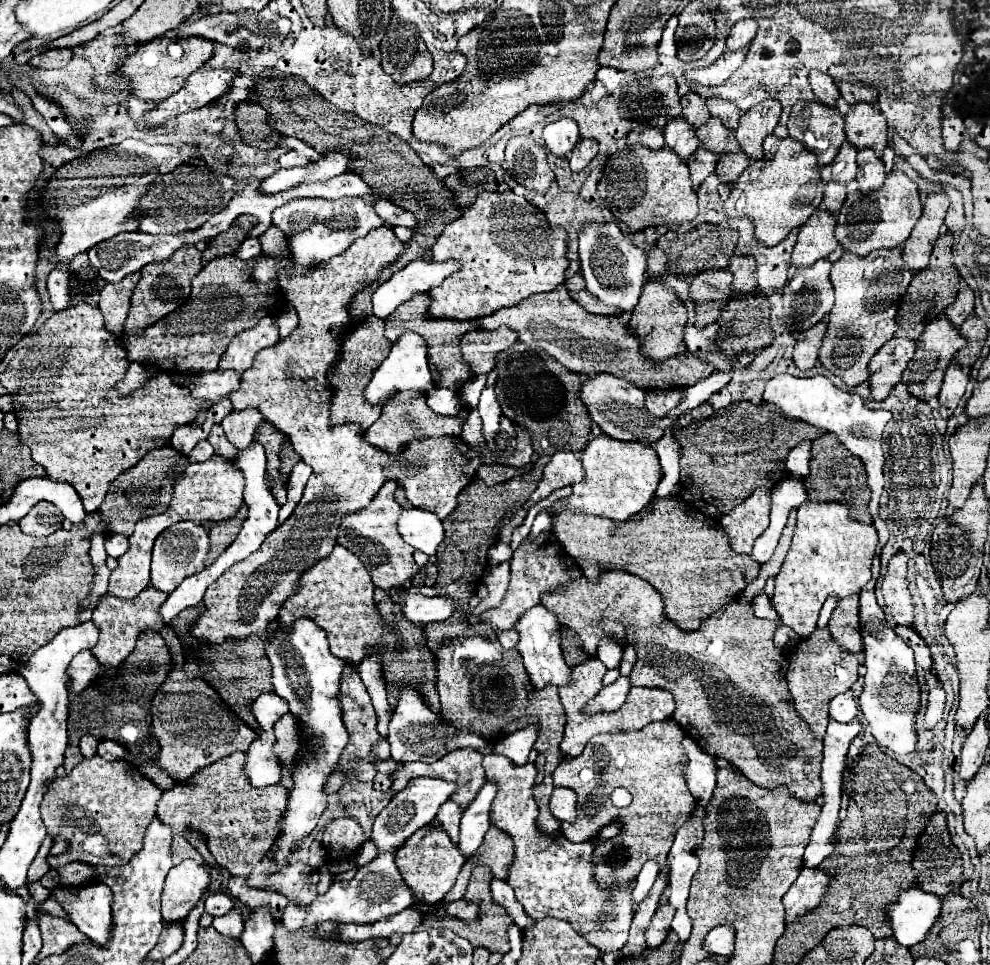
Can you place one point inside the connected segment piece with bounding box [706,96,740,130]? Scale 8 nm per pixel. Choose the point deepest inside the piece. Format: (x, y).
(729, 113)

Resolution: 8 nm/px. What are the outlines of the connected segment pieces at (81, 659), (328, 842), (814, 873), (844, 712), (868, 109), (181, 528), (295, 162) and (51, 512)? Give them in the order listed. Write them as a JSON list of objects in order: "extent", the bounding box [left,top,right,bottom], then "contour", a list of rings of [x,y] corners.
[{"extent":[68,650,100,694],"contour":[[[82,650],[76,654],[68,666],[68,678],[72,680],[72,692],[80,694],[84,692],[100,674],[100,664],[92,656],[90,650]]]},{"extent":[322,818,366,862],"contour":[[[354,818],[332,820],[322,836],[322,846],[326,850],[328,862],[338,862],[356,856],[356,852],[364,842],[366,842],[366,834],[362,832],[358,820]]]},{"extent":[784,868,832,922],"contour":[[[802,868],[796,882],[784,894],[786,922],[794,922],[822,904],[832,874],[820,868]]]},{"extent":[830,690,858,722],"contour":[[[852,690],[830,700],[830,716],[840,722],[852,722],[858,716],[858,704]]]},{"extent":[846,102,888,156],"contour":[[[860,102],[848,110],[846,120],[846,140],[854,144],[858,150],[872,148],[878,156],[882,156],[888,136],[886,136],[886,118],[874,106]]]},{"extent":[152,522,210,592],"contour":[[[180,522],[180,524],[174,524],[172,528],[164,530],[156,542],[154,542],[154,552],[152,552],[152,586],[156,590],[162,590],[162,592],[174,592],[176,586],[192,576],[192,574],[198,574],[202,568],[206,568],[206,556],[208,556],[208,550],[210,550],[210,542],[208,542],[208,532],[206,528],[202,526],[196,526],[196,524],[190,524],[190,522]]]},{"extent":[278,150,308,168],"contour":[[[294,150],[281,155],[278,162],[282,168],[300,167],[304,166],[304,164],[308,164],[308,160],[301,158],[301,156]]]},{"extent":[20,504,64,536],"contour":[[[36,504],[24,520],[20,520],[20,528],[24,534],[30,536],[48,536],[58,528],[58,522],[64,522],[62,512],[54,504]]]}]

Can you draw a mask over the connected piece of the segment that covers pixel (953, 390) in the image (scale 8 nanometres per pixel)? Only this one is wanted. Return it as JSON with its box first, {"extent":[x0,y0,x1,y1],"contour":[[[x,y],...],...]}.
{"extent":[938,362,970,418],"contour":[[[952,362],[944,374],[944,384],[940,388],[940,394],[938,394],[938,400],[940,400],[940,414],[942,418],[950,418],[966,390],[966,384],[968,384],[970,376],[968,372],[958,364],[958,362]]]}

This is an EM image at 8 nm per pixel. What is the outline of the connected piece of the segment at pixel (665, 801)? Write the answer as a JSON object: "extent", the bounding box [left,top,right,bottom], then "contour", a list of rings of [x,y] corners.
{"extent":[552,718,696,874],"contour":[[[672,718],[666,722],[652,722],[642,730],[620,730],[612,734],[596,734],[586,744],[580,756],[564,758],[552,772],[554,786],[572,788],[578,796],[578,806],[580,806],[580,800],[610,800],[610,794],[616,786],[626,788],[632,794],[632,804],[624,808],[624,816],[622,816],[624,834],[604,844],[610,850],[608,854],[610,866],[630,866],[630,868],[636,868],[636,874],[638,874],[646,860],[656,860],[660,866],[666,864],[668,848],[672,846],[672,840],[680,830],[680,824],[684,824],[684,820],[688,820],[688,816],[696,808],[696,800],[690,794],[684,778],[684,764],[688,762],[688,756],[682,748],[682,740],[684,740],[684,730]]]}

